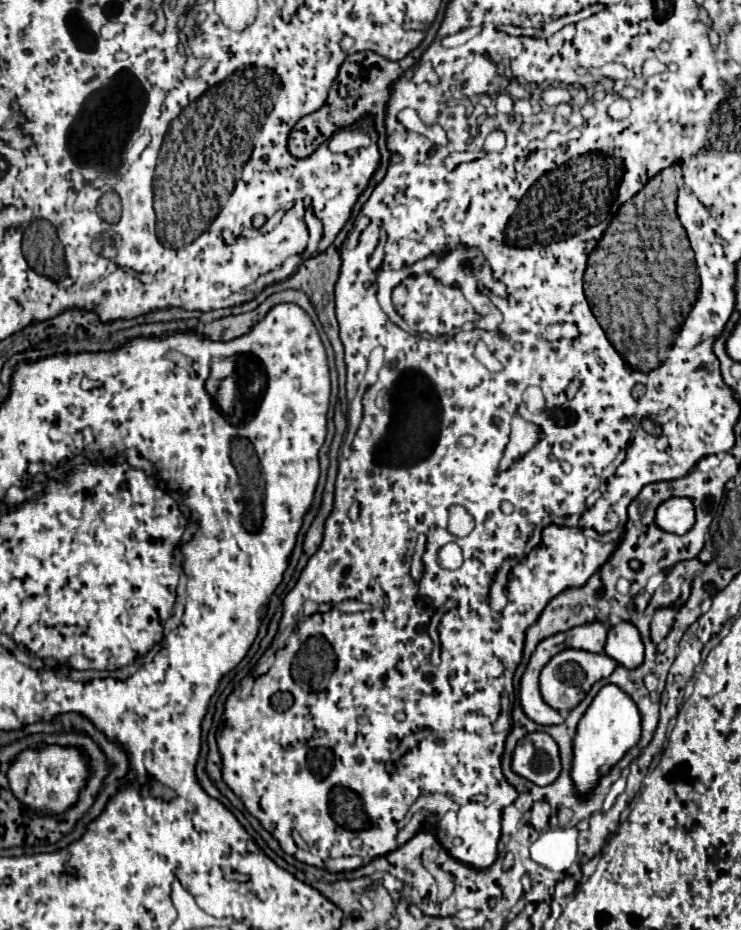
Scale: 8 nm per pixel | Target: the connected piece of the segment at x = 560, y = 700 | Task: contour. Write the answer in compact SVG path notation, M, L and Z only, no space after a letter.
M565 650L555 654L545 668L541 670L541 696L543 700L555 708L561 714L571 712L591 690L591 686L603 678L609 678L613 674L613 670L617 668L615 660L609 660L609 656L605 654L593 654L593 652L585 652L585 650Z

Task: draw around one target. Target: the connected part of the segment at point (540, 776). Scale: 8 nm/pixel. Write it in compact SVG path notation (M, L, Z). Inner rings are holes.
M545 732L523 736L515 746L511 770L537 786L551 784L561 772L555 740Z

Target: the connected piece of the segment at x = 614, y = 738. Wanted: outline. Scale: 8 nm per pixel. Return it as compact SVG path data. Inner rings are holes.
M607 684L595 696L587 712L577 724L577 732L573 736L573 760L571 760L571 780L575 792L581 798L589 798L603 776L611 772L611 768L625 756L629 748L639 742L641 736L641 714L633 700L621 692L615 684Z

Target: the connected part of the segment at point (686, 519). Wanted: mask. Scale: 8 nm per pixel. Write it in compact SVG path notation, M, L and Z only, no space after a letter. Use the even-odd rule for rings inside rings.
M669 498L657 508L655 520L657 526L667 532L685 534L695 524L695 506L689 498Z

